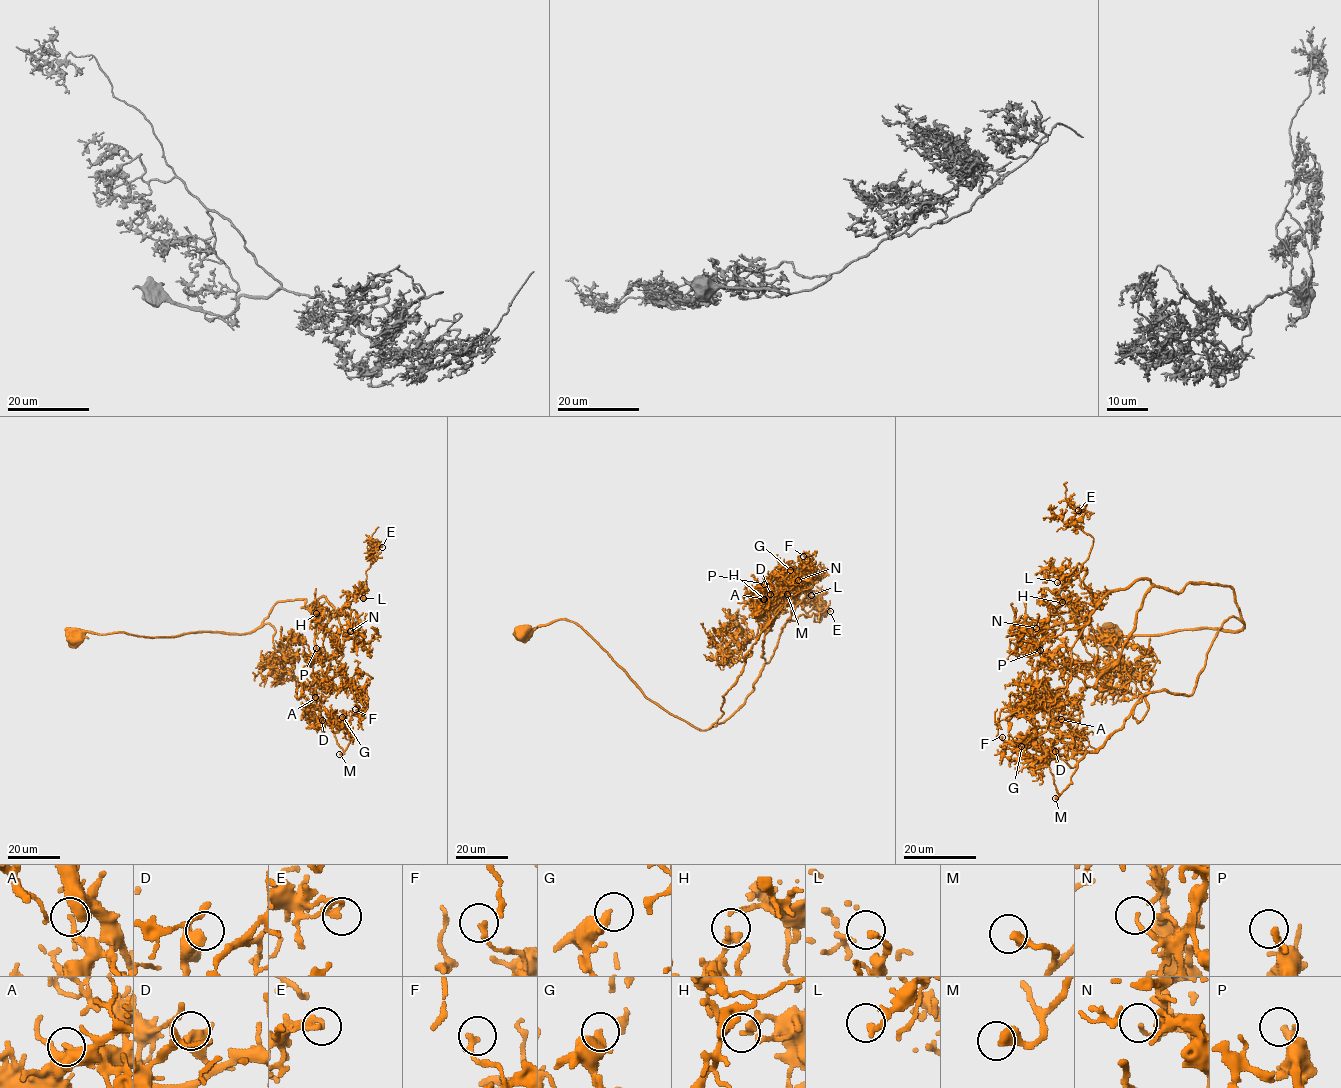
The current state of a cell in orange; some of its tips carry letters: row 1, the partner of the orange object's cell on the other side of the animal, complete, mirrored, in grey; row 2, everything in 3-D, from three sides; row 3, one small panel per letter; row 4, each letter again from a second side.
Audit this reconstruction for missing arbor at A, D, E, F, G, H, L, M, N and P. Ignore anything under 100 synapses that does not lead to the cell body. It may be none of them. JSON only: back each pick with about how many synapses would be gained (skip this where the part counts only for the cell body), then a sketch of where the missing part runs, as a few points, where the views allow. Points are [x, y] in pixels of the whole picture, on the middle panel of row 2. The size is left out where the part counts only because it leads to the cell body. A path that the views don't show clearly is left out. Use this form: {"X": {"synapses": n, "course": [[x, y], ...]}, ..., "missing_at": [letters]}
{"M": {"synapses": 200, "course": [[787, 594], [779, 584], [768, 580], [762, 595], [758, 596]]}, "missing_at": ["M"]}

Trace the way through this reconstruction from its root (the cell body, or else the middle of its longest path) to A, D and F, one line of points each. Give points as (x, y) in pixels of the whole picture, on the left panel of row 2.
A: (75, 636), (247, 633), (269, 623), (275, 631), (277, 678), (296, 678), (319, 718), (315, 697)
D: (75, 636), (247, 633), (269, 623), (275, 631), (277, 678), (296, 678), (321, 724), (322, 720)
F: (75, 636), (247, 633), (278, 601), (307, 606), (324, 596), (344, 631), (338, 668), (366, 707), (355, 709)

